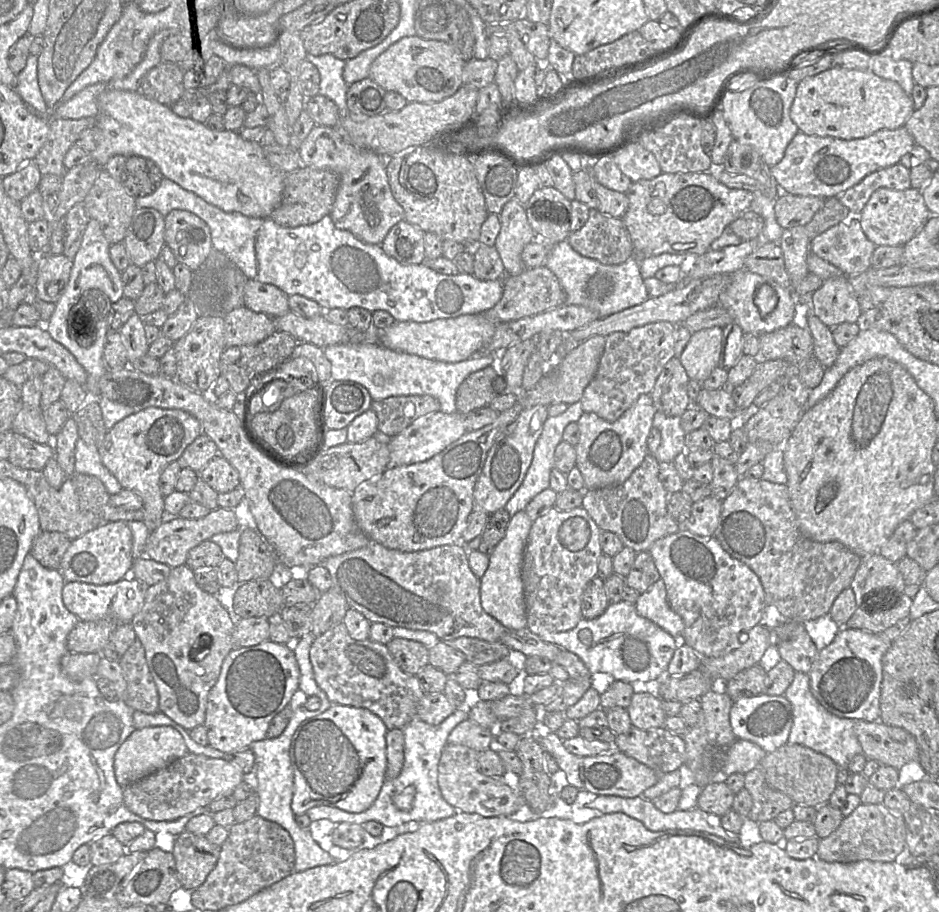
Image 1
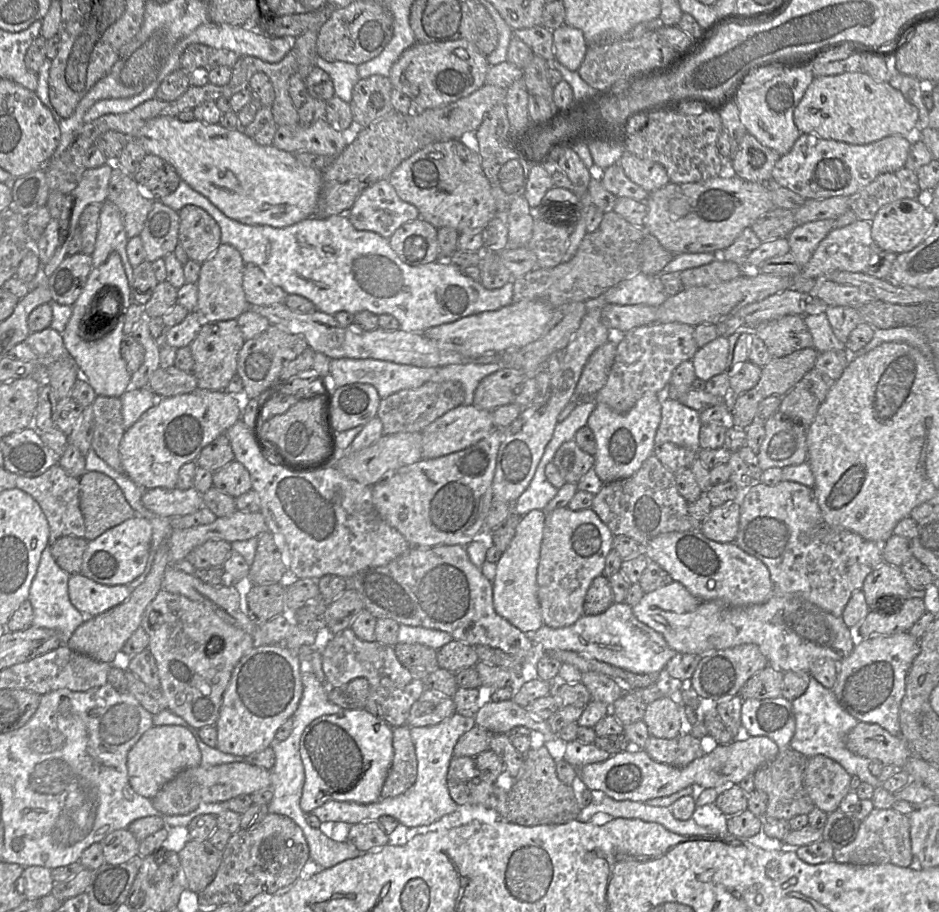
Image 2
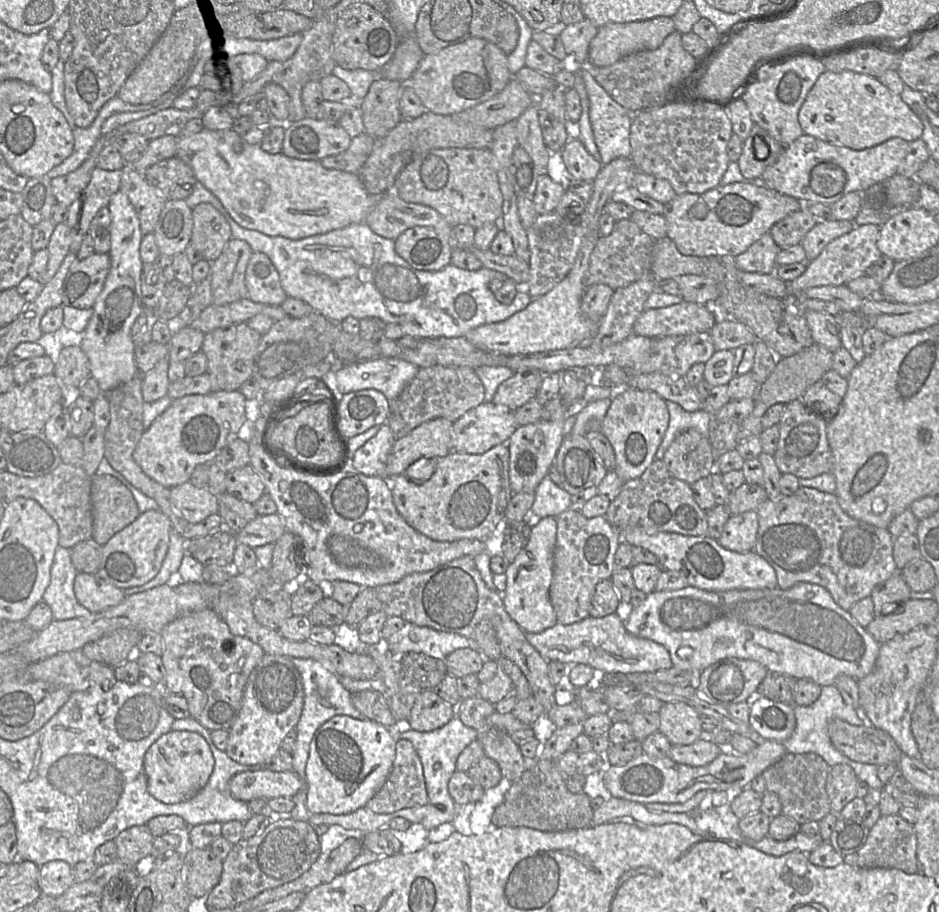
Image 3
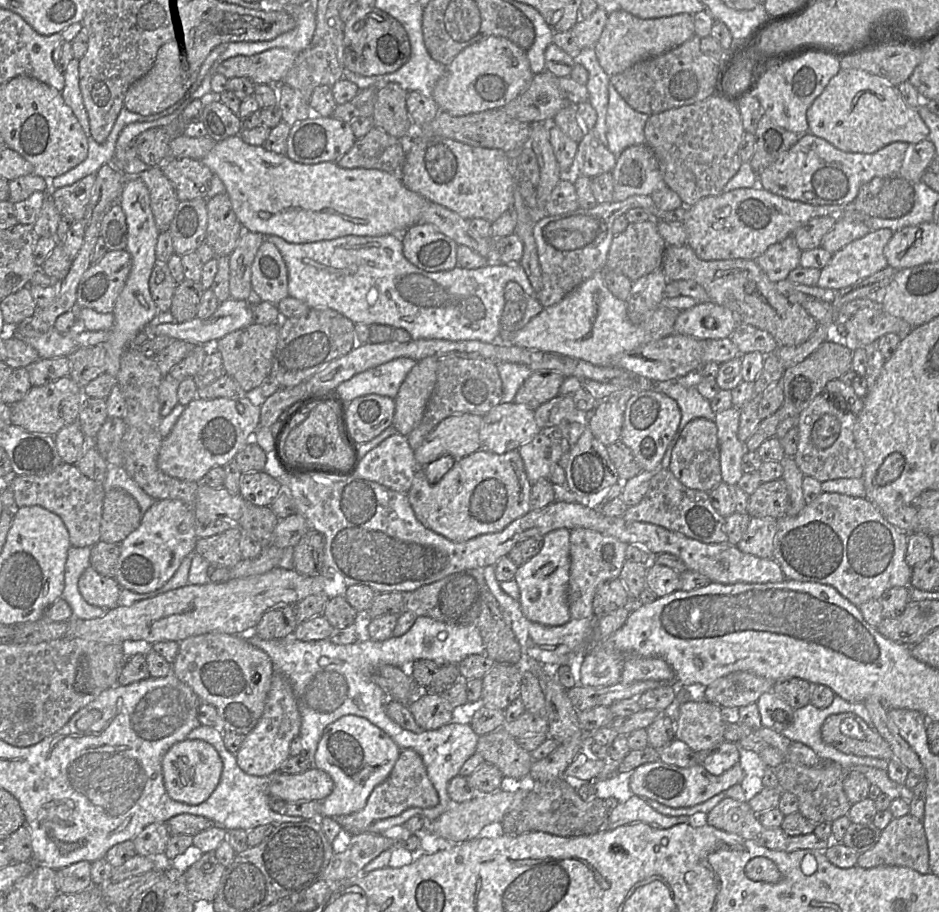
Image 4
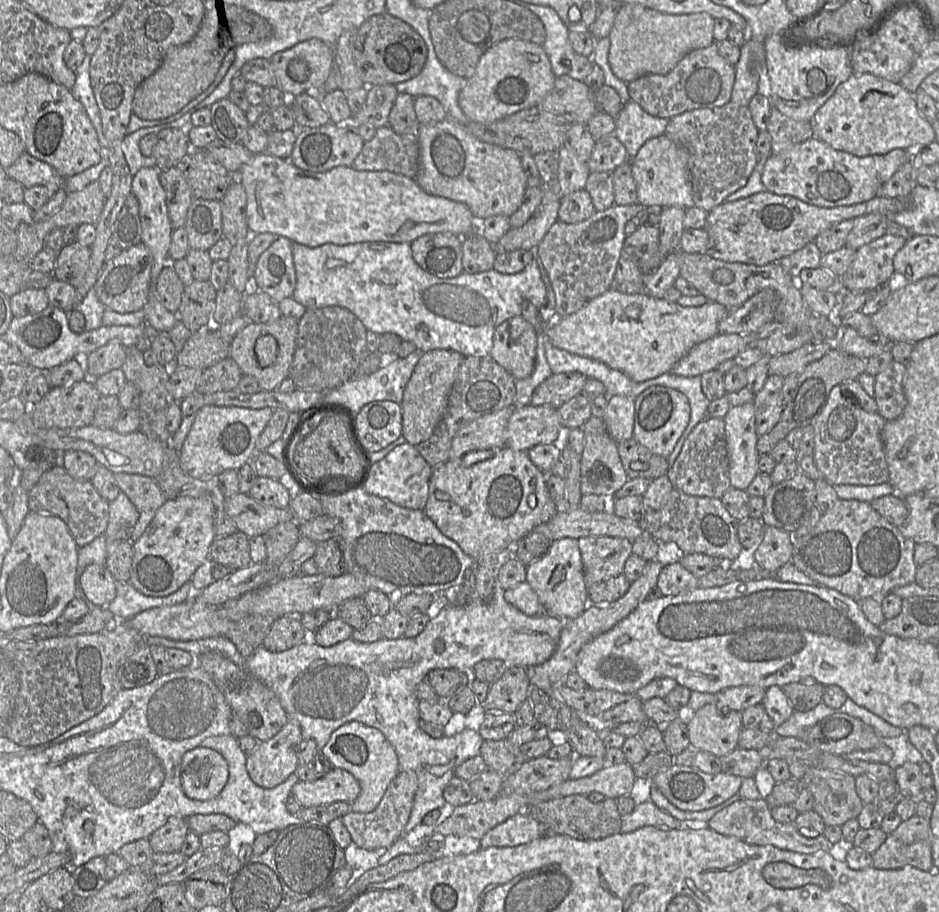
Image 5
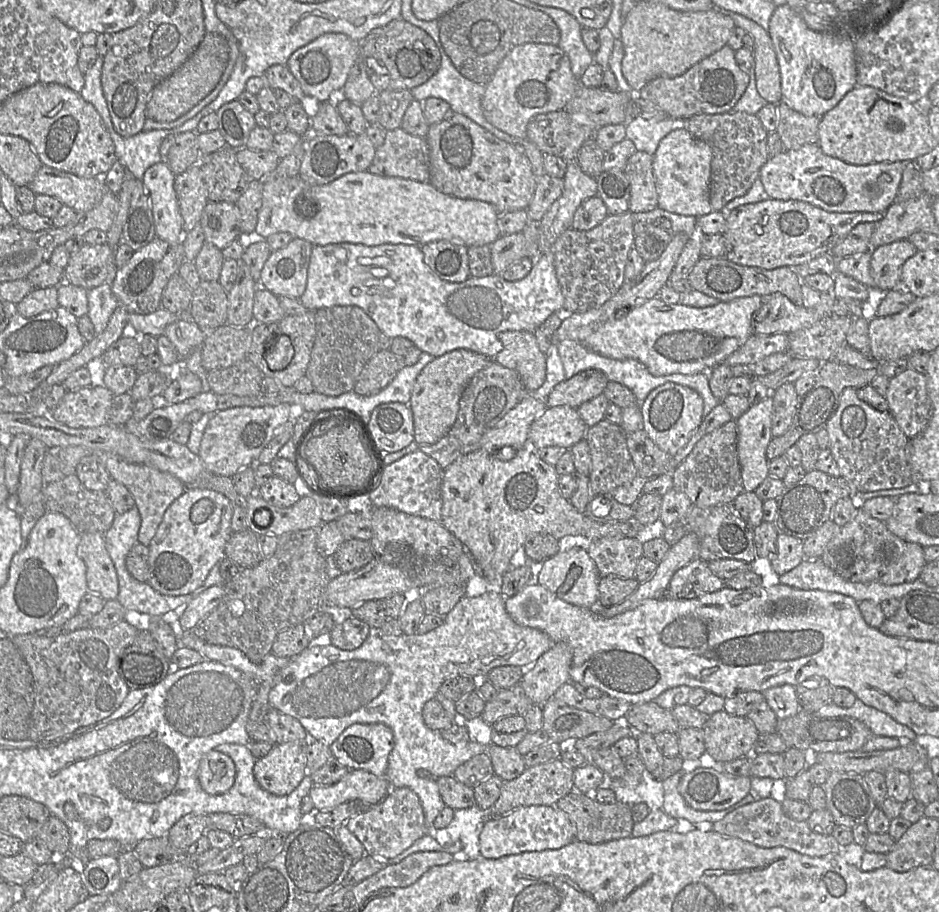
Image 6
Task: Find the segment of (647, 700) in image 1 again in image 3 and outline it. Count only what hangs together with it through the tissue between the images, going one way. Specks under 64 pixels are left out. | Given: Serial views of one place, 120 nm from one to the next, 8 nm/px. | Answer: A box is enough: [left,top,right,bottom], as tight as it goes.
[658,702,702,745]

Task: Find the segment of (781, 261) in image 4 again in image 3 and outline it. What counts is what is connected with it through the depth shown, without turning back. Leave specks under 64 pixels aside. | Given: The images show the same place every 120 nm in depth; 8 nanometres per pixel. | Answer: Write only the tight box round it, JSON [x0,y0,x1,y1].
[733,233,781,274]

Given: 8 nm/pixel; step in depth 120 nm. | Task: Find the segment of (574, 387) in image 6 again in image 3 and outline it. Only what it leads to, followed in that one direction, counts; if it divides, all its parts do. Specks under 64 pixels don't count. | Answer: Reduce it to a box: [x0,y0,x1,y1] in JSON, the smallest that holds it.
[492,369,543,410]

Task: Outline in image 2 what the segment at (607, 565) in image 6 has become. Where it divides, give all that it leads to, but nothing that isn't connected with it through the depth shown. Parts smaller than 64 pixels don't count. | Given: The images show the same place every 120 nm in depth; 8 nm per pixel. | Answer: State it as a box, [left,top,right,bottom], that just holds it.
[537,509,614,628]

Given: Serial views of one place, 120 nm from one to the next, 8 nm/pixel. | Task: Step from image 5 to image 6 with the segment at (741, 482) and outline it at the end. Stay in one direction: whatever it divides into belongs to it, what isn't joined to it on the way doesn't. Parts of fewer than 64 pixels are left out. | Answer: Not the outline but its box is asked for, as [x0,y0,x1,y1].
[736,397,772,492]

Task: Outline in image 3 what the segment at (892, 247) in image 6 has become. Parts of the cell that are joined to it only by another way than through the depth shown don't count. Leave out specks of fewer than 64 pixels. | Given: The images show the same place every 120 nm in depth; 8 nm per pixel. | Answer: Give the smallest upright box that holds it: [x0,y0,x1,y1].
[786,224,882,294]

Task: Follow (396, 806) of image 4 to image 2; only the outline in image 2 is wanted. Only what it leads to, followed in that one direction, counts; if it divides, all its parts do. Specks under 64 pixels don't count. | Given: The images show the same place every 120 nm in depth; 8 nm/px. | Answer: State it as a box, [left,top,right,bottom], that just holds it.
[380,725,417,799]

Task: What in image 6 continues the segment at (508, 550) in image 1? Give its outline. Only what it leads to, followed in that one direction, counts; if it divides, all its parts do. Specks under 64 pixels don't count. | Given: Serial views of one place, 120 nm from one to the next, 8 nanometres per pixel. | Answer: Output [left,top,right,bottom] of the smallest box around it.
[533,546,600,608]

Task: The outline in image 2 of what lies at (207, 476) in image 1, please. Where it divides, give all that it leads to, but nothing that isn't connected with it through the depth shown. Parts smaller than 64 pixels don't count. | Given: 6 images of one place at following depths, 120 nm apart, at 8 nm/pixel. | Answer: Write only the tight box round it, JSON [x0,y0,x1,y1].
[212,460,252,498]

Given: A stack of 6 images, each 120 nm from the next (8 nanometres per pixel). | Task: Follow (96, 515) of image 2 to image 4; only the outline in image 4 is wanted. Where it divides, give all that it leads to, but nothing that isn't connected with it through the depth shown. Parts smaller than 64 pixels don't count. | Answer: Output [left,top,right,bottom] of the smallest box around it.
[100,489,142,544]

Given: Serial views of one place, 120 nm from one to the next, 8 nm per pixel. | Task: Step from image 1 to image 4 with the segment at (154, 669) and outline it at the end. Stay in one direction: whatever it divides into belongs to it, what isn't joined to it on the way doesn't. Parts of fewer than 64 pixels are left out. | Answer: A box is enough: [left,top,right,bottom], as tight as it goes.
[172,633,275,735]

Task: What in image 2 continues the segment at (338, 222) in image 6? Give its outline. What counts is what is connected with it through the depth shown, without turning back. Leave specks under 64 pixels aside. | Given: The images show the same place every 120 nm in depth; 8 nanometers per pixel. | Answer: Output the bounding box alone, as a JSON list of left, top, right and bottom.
[132,116,322,228]

